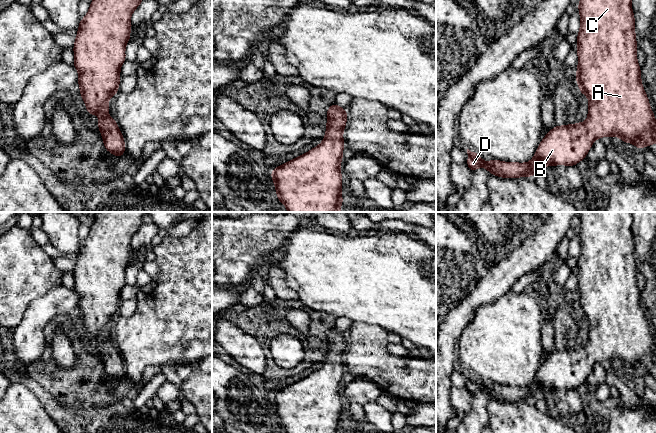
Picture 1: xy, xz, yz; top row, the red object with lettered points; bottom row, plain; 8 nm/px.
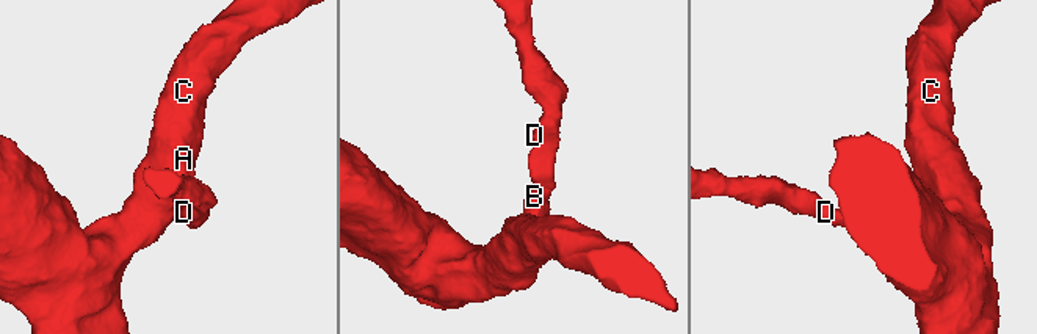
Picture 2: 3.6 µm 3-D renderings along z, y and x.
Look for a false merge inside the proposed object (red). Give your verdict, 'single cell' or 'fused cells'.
single cell

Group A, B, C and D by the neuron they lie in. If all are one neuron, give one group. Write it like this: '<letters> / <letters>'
A B C D

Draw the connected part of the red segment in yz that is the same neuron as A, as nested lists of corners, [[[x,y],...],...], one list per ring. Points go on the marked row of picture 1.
[[[580,0],[580,31],[577,35],[578,68],[576,81],[580,93],[589,99],[588,118],[584,123],[555,126],[540,142],[530,162],[482,160],[479,154],[467,149],[468,168],[486,168],[491,175],[502,178],[532,177],[544,166],[574,166],[583,160],[596,138],[618,136],[639,150],[656,143],[654,112],[641,82],[641,67],[637,62],[635,19],[632,0]]]

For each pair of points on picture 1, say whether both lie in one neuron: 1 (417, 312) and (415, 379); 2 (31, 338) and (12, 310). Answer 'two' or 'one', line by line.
1: two
2: two

